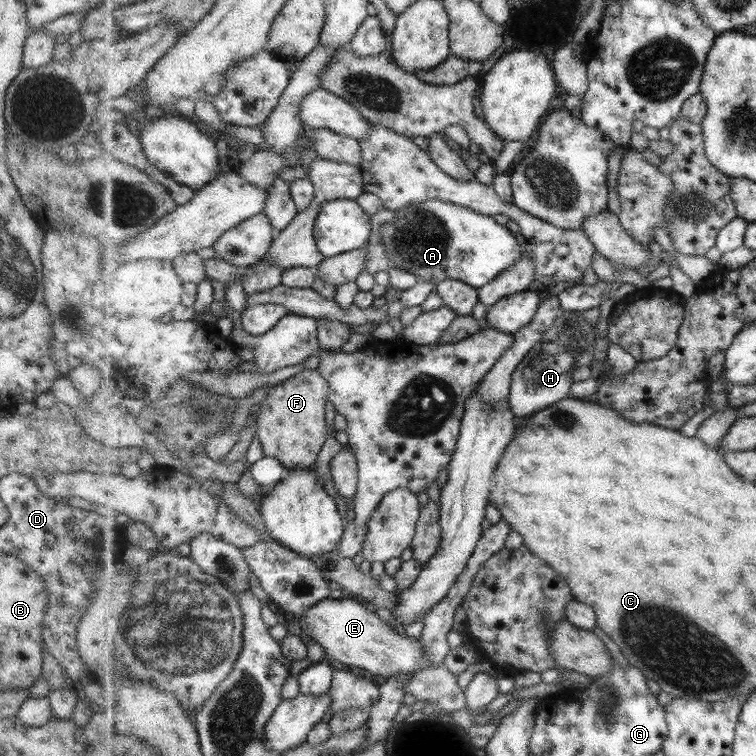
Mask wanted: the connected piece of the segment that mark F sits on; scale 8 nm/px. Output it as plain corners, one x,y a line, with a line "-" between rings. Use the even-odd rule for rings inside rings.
305,369
273,387
259,403
257,435
264,456
279,459
288,470
311,468
329,436
325,420
329,397
330,383
317,370

